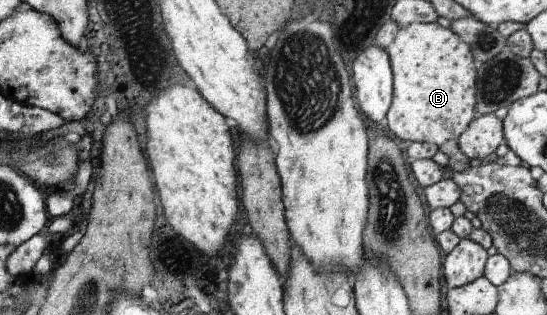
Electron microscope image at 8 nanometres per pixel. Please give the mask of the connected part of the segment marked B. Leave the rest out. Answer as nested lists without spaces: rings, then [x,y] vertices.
[[[414,22],[404,26],[397,33],[397,36],[393,39],[393,42],[386,48],[388,55],[390,56],[390,63],[392,66],[392,73],[394,76],[394,89],[392,94],[392,101],[387,111],[387,120],[391,132],[395,136],[401,138],[401,140],[411,140],[420,143],[433,143],[436,145],[442,145],[449,140],[457,140],[461,133],[469,126],[469,123],[476,117],[475,116],[475,103],[476,103],[476,78],[478,63],[474,59],[470,46],[460,37],[456,32],[453,32],[451,28],[444,28],[439,23],[418,23]]]

